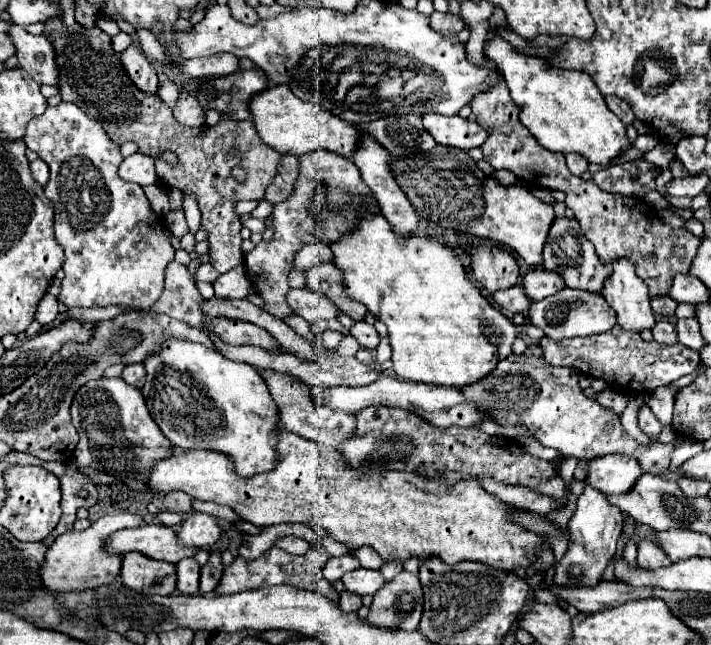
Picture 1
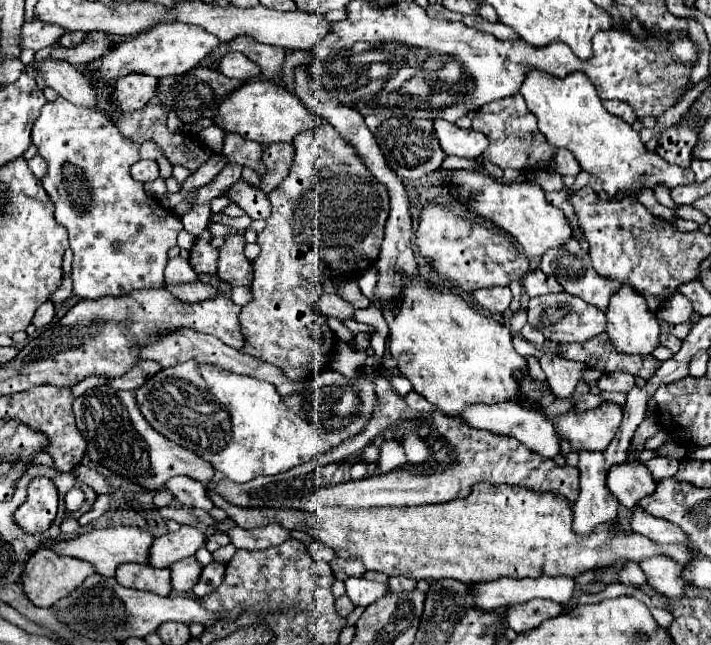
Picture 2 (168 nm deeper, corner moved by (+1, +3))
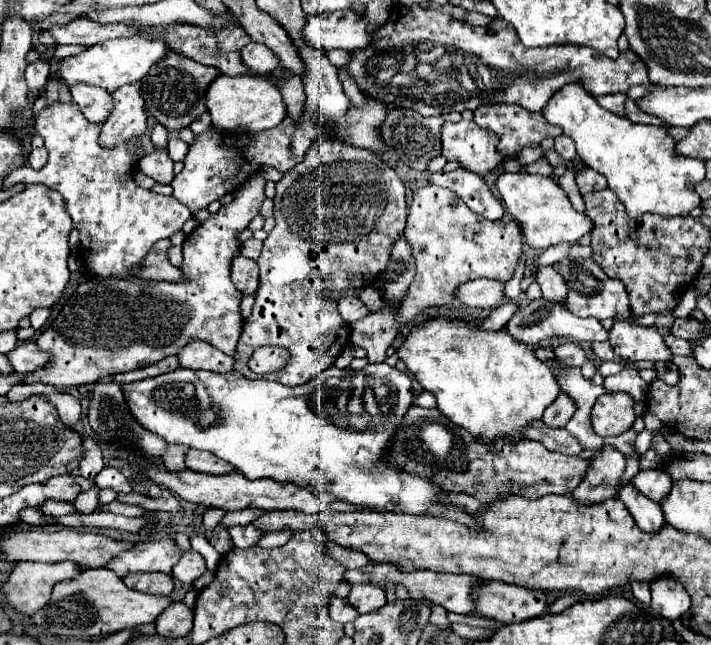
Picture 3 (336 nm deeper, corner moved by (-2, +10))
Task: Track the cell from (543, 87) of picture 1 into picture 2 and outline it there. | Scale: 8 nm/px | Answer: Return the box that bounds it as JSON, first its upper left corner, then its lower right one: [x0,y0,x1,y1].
[520,71,694,197]

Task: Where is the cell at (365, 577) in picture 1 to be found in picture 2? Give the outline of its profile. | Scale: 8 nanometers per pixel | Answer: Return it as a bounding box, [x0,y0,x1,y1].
[346,577,386,605]

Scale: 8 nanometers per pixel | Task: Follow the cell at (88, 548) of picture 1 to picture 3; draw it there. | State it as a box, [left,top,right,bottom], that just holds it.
[1,562,81,618]

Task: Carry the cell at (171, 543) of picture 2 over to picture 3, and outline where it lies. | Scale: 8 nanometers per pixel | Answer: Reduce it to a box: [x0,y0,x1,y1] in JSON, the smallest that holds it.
[105,540,181,578]

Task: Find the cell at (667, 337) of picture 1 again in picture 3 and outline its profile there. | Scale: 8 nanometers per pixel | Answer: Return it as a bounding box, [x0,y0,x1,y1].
[665,334,691,356]

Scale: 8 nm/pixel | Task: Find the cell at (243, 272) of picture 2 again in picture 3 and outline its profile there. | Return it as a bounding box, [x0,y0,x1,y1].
[231,256,259,296]

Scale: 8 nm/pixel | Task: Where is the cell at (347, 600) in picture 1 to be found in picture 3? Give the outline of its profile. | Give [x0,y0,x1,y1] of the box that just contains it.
[329,596,359,624]

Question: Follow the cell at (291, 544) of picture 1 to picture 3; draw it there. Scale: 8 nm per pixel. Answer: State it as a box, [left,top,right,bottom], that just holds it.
[327,542,373,568]

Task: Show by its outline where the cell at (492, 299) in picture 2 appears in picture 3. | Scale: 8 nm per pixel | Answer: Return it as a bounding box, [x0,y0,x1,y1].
[455,280,503,308]

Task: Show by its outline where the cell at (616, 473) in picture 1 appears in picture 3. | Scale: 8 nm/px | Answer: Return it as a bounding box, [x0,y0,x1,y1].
[631,470,673,502]

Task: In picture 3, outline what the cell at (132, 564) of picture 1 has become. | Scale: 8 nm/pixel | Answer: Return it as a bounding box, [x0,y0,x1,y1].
[123,572,173,596]

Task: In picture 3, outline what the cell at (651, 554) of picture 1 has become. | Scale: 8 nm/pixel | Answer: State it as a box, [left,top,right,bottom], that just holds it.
[651,578,691,622]

